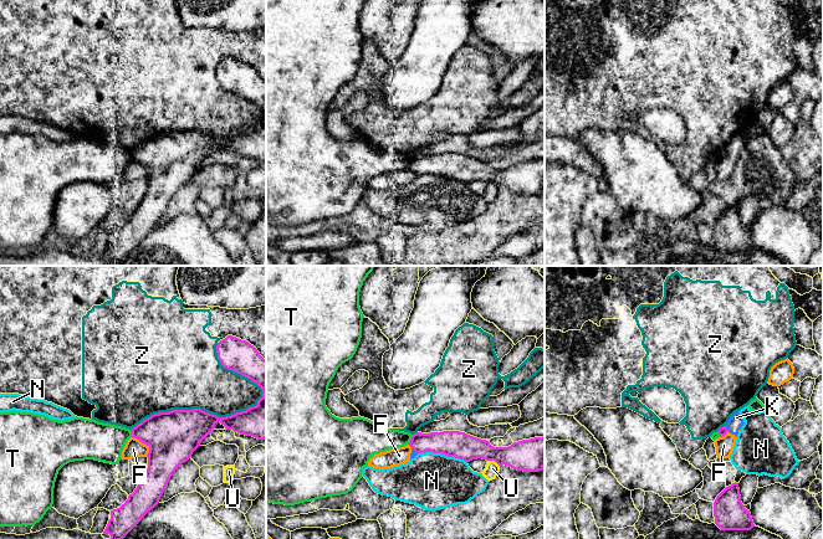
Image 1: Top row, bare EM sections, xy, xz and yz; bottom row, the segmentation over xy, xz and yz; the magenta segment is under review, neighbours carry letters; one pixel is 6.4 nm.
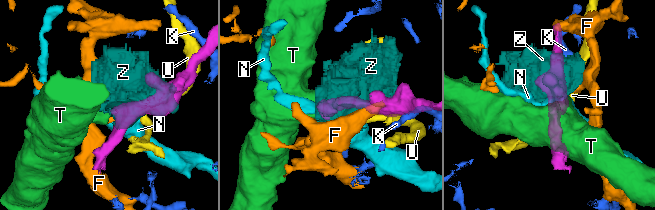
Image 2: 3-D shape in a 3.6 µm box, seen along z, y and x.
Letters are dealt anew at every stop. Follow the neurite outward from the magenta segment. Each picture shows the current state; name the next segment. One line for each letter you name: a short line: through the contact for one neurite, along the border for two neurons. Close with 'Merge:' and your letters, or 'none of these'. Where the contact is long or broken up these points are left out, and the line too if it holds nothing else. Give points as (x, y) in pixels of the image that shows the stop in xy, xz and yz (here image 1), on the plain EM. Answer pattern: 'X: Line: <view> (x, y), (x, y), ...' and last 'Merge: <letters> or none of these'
Merge: none of these

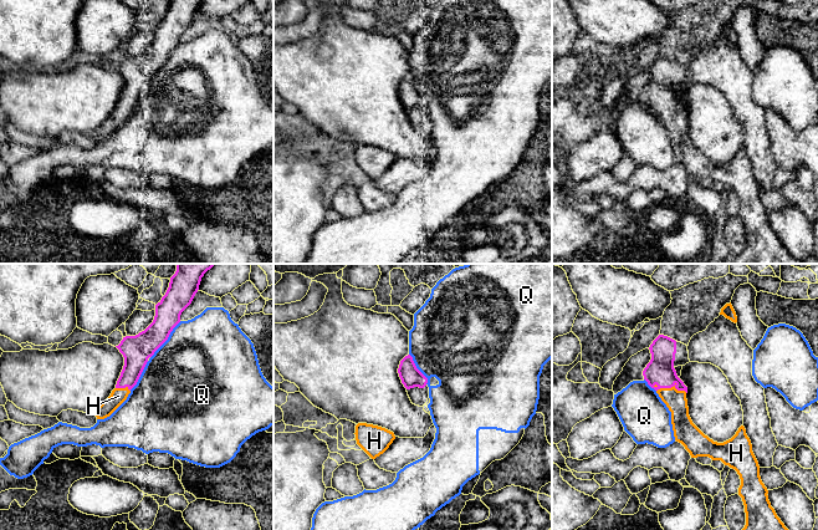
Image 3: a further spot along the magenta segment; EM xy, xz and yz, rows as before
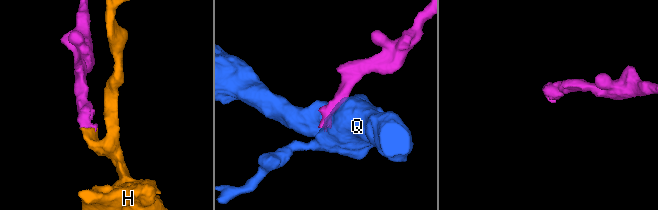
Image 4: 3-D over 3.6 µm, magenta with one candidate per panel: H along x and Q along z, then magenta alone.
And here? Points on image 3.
Merge: H

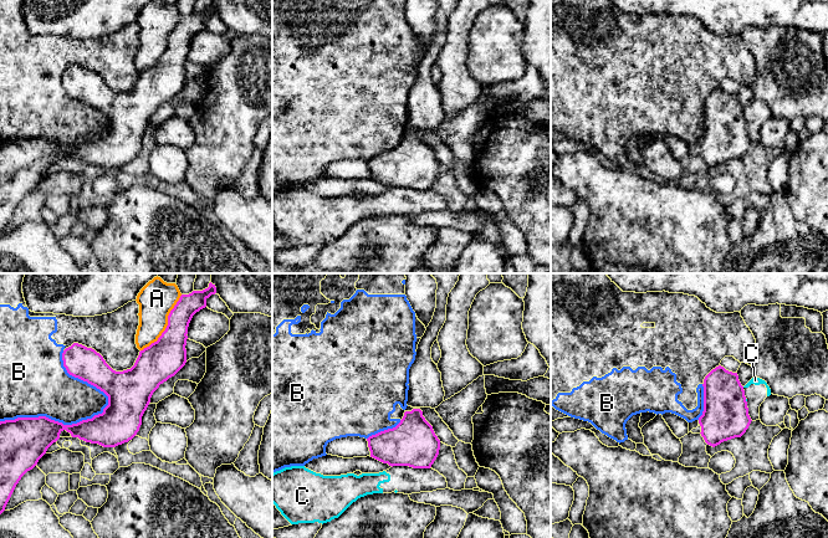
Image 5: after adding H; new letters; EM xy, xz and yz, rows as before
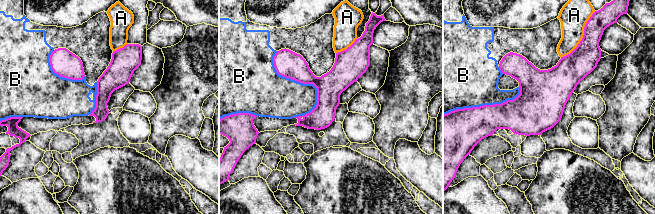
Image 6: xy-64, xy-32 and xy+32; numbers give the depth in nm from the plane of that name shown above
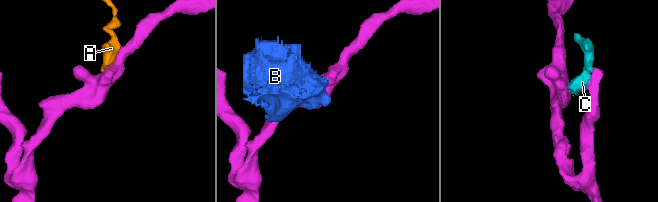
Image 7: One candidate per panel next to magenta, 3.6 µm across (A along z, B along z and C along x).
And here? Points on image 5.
Merge: none of these

